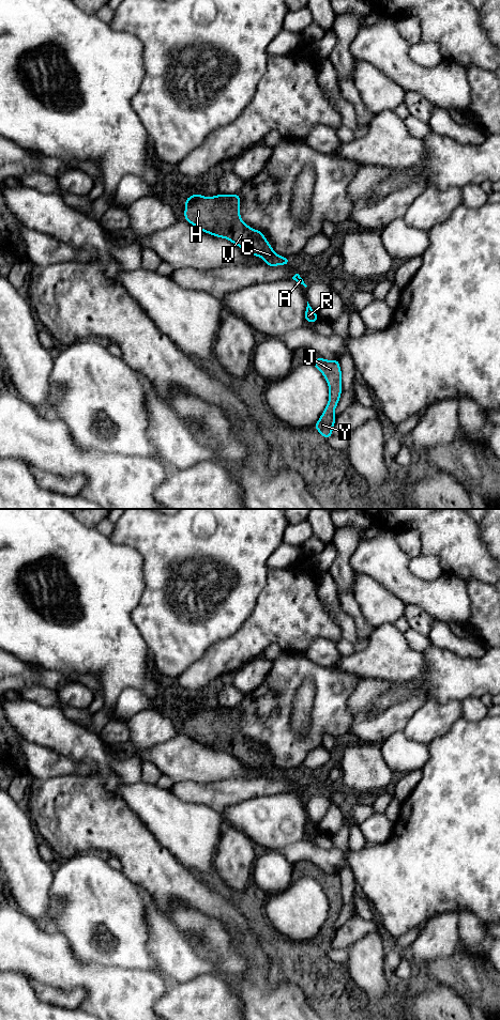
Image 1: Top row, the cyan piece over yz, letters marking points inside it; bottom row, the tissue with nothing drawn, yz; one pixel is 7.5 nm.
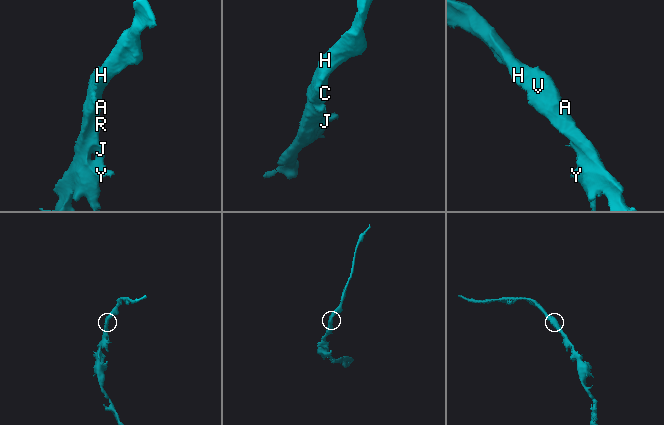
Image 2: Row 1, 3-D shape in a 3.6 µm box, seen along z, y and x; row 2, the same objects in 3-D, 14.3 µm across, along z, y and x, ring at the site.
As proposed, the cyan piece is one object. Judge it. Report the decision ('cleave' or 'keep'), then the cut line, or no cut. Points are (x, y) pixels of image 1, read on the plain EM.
keep; no cut

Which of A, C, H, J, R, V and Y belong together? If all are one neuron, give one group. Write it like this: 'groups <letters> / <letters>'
groups A C H J R V Y

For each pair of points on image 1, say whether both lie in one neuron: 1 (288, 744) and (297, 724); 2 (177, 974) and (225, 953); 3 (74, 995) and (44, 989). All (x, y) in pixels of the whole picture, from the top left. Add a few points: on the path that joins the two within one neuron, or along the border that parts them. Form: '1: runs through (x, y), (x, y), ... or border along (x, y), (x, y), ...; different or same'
1: border along (293, 706), (291, 729), (297, 735), (304, 737); different
2: runs through (191, 967), (217, 967); same
3: runs through (66, 995), (51, 994); same

